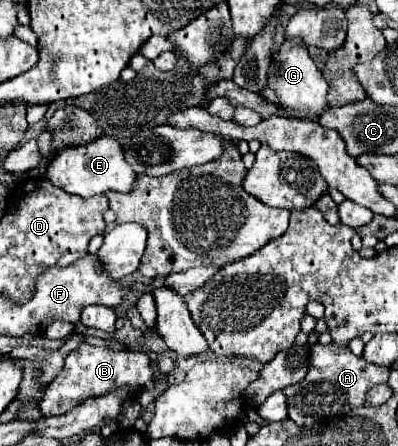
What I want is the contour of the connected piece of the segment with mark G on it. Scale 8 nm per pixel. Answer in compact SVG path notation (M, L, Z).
M298 38L284 40L278 52L274 52L274 62L268 74L268 86L262 92L262 96L266 100L278 102L286 110L298 112L298 118L302 120L316 120L328 108L326 94L328 94L328 84L322 72L316 68L314 60L310 58L306 44L302 44L302 40Z

